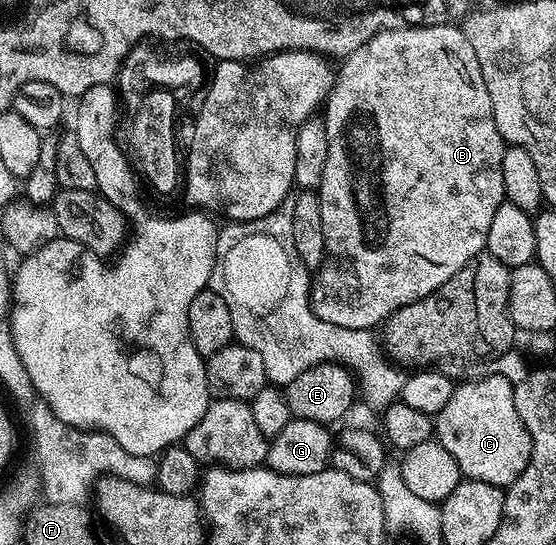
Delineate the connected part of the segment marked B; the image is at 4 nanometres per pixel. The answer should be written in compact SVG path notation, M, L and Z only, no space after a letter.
M427 24L419 28L392 28L375 34L359 50L350 52L339 64L333 89L323 108L327 130L327 166L323 166L323 182L319 189L323 210L323 238L325 239L325 263L316 269L311 284L313 312L323 322L344 328L376 329L384 325L391 314L419 298L427 298L451 274L455 274L471 258L486 251L487 230L495 218L495 210L506 203L503 190L503 154L507 147L505 139L495 126L495 114L491 110L491 94L487 94L487 82L483 82L483 70L479 70L479 58L471 50L464 31L452 24Z

